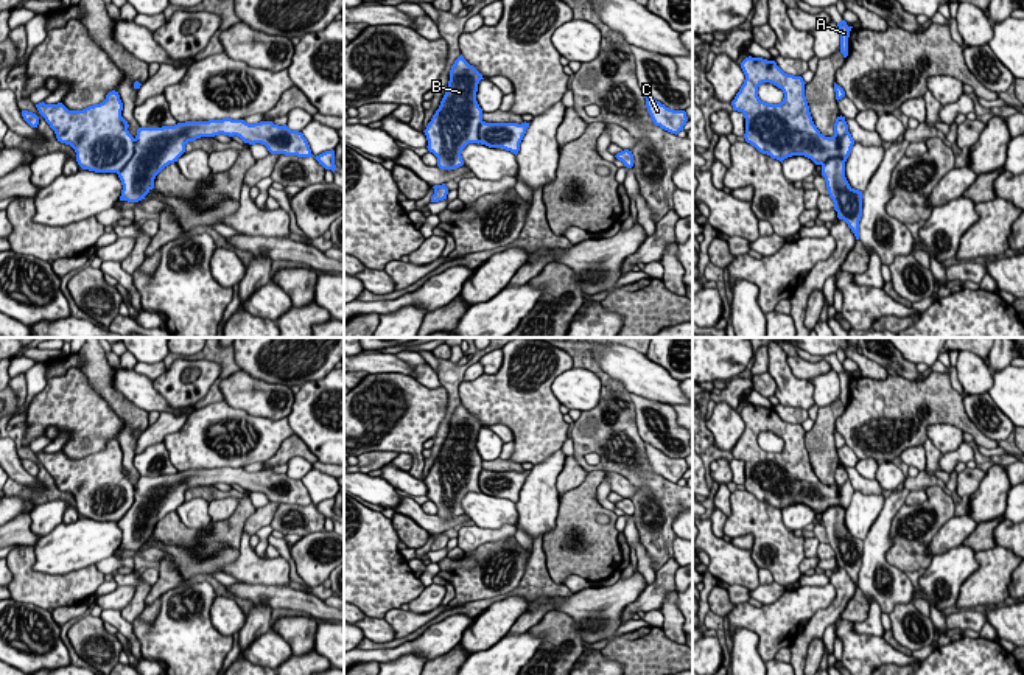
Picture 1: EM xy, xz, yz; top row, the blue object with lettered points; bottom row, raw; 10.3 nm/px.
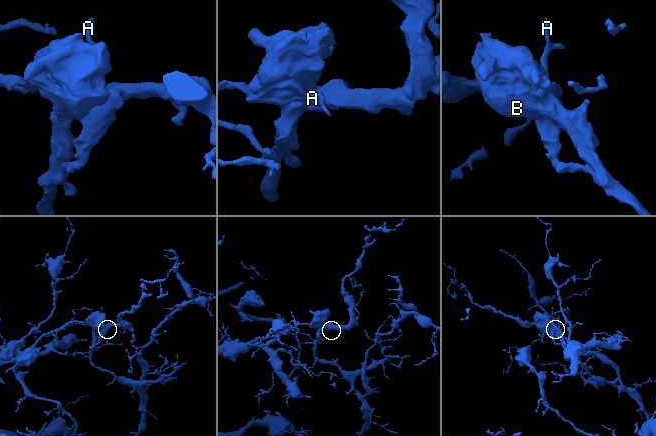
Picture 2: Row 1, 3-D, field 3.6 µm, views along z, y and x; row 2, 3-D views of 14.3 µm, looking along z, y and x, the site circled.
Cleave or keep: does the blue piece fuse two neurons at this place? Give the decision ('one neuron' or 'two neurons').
two neurons

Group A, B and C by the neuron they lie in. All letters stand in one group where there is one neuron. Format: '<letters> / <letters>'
A C / B

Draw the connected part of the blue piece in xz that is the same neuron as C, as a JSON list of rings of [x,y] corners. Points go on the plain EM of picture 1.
[[[644,443],[644,446],[646,446],[647,460],[655,474],[660,474],[661,477],[665,477],[671,482],[675,482],[675,484],[680,479],[683,479],[683,474],[688,470],[685,459],[669,457],[649,443]]]

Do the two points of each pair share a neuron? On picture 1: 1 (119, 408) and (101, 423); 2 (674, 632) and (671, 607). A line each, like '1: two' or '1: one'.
1: two
2: one

